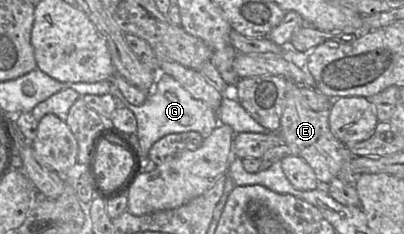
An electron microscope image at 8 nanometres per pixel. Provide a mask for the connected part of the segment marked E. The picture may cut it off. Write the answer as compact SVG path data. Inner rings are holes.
M288 81L279 134L282 142L290 147L292 156L302 158L312 168L320 184L340 180L355 185L360 176L354 175L351 170L351 161L355 156L332 134L329 127L329 110L313 111L304 106L300 98L300 87L293 81Z

